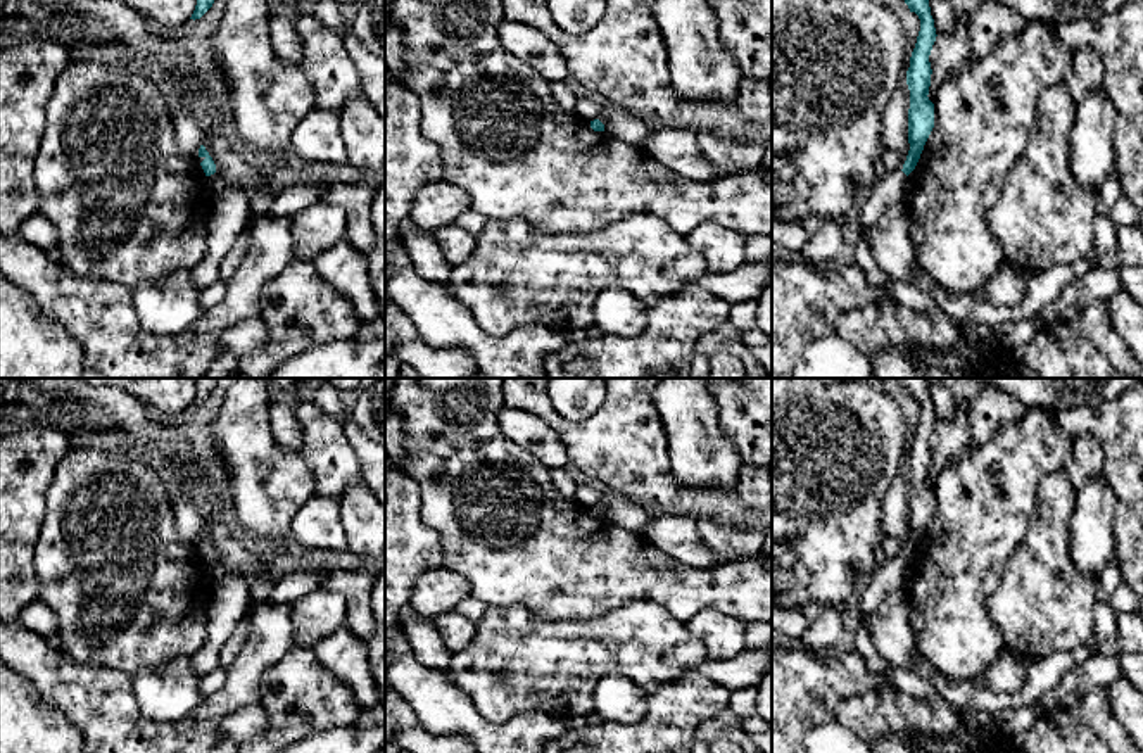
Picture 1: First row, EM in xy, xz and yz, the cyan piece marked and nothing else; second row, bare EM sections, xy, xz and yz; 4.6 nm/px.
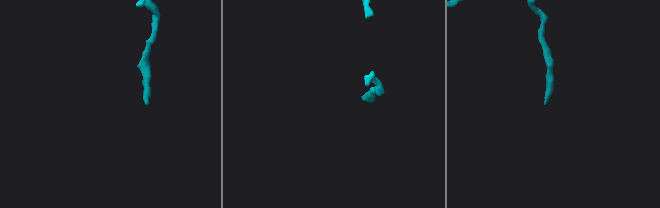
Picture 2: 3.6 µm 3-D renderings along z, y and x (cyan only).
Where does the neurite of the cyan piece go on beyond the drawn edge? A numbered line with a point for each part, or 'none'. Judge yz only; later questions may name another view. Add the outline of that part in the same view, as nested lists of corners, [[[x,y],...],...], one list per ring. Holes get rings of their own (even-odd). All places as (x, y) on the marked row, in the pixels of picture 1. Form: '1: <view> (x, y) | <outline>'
1: yz (891, 187) | [[[903,171],[881,173],[872,193],[860,206],[862,226],[874,226],[891,204],[900,202],[906,195],[908,185],[910,178]]]

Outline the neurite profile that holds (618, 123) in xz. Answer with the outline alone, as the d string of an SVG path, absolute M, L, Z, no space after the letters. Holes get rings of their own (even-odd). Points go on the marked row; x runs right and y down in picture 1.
M611 107L606 112L604 119L604 131L611 138L618 138L622 142L632 143L632 145L642 145L649 135L658 128L656 124L649 124L646 121L637 119L630 112L623 109Z

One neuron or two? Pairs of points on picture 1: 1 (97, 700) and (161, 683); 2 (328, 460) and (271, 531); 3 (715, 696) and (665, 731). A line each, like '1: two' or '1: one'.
1: two
2: two
3: one

